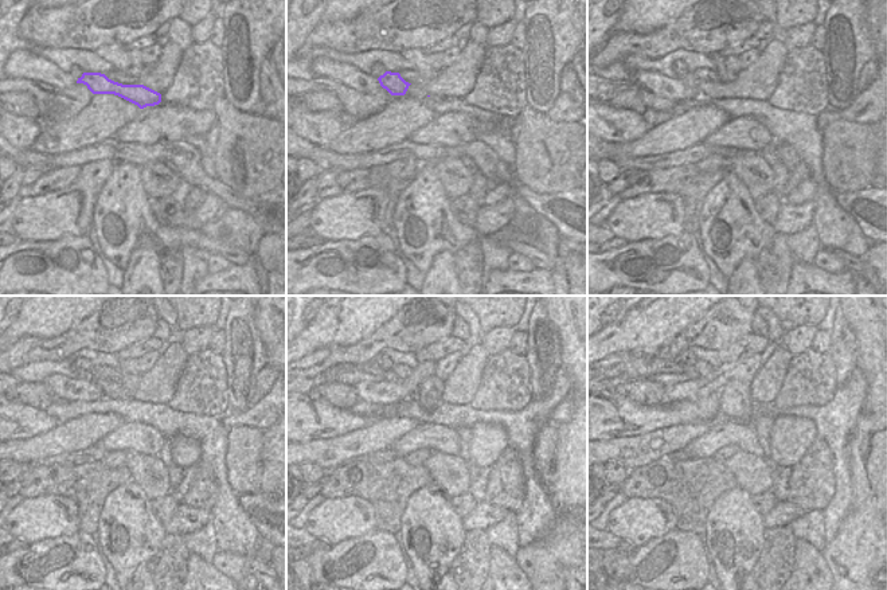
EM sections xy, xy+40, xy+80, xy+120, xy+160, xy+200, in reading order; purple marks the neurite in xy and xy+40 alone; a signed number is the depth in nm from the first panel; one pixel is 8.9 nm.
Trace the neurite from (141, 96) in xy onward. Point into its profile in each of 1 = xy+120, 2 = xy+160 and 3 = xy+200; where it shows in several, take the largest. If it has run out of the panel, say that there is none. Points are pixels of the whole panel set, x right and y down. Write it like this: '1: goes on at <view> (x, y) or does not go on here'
1: goes on at xy+120 (88, 375)
2: goes on at xy+160 (370, 367)
3: goes on at xy+200 (640, 367)

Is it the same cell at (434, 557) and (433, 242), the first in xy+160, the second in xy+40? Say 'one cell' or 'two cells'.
one cell

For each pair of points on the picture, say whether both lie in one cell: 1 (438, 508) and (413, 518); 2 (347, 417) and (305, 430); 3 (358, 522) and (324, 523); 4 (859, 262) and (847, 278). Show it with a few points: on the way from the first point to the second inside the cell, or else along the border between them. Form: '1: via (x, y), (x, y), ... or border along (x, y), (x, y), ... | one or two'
1: via (432, 515), (429, 518), (419, 518) | one
2: via (336, 421), (316, 424) | one
3: via (350, 522), (332, 522) | one
4: border along (846, 269), (855, 276) | two

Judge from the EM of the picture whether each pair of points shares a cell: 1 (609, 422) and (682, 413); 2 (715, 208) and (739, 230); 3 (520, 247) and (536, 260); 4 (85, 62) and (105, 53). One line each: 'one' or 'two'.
1: one
2: one
3: one
4: two

